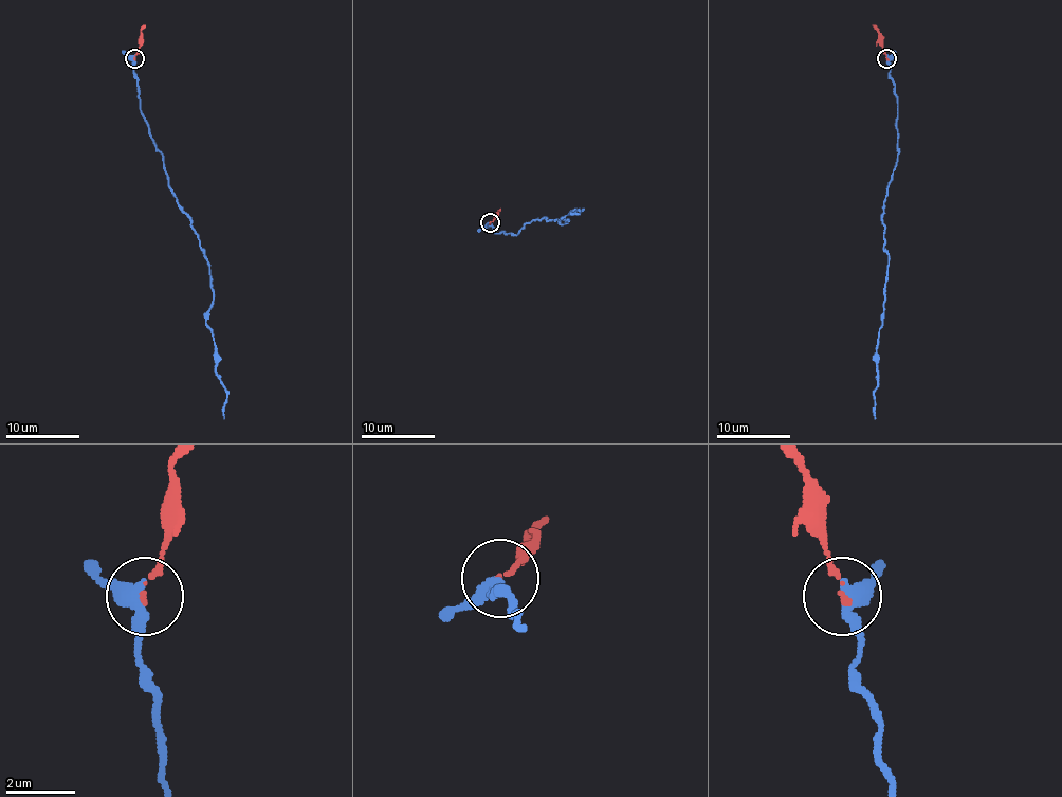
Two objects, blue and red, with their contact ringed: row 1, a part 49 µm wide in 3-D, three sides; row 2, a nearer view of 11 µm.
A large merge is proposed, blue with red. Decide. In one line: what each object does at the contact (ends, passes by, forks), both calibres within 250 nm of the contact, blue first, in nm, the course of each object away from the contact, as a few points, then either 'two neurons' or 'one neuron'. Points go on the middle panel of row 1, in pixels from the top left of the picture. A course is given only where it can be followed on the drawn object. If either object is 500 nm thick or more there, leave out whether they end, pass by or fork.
blue passes by; red ends; calibres 360 and 120 nm; course blue (489, 222), (494, 233), (516, 235), (533, 220), (564, 223), (568, 220), (562, 218), (579, 211); course red (491, 222), (499, 209); one neuron

